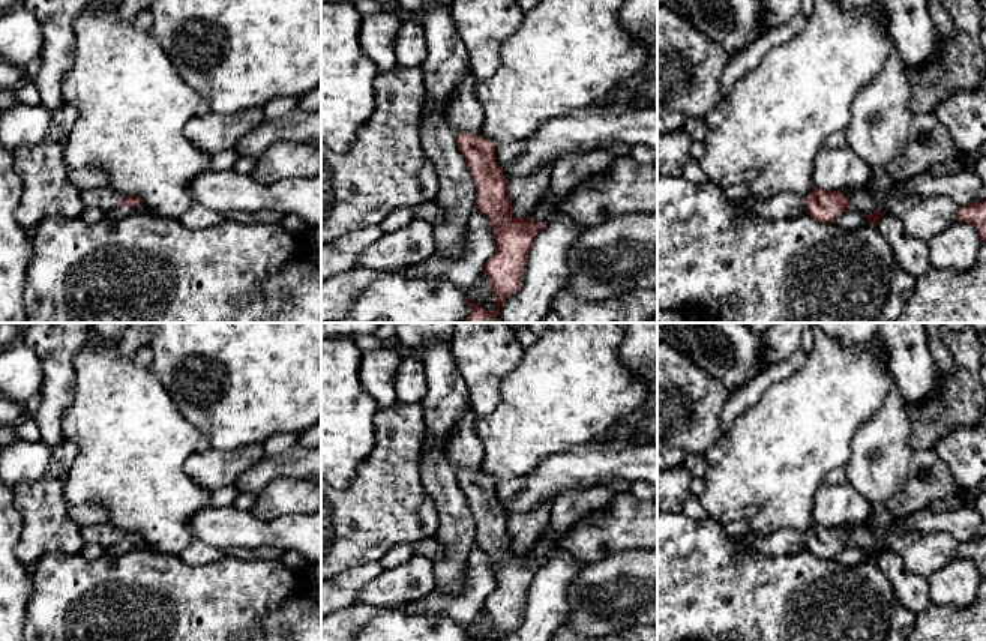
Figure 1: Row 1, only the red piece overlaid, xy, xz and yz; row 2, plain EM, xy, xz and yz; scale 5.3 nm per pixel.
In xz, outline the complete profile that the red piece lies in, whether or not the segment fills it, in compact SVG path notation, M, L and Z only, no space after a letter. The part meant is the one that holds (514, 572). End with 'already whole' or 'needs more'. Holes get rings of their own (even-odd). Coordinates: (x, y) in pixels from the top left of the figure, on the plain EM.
M473 410L462 414L450 434L446 458L458 468L458 485L474 516L474 543L492 560L497 585L486 597L483 611L492 621L495 641L503 641L518 626L534 573L546 558L533 558L530 551L513 552L507 531L509 515L495 495L495 480L480 471L485 449L474 422Z; needs more

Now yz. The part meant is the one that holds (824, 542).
M813 524L806 533L782 528L768 536L749 534L741 549L753 549L764 555L792 555L804 549L815 557L833 560L833 557L849 546L848 534L839 527Z; needs more

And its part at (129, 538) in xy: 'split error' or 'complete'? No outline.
split error

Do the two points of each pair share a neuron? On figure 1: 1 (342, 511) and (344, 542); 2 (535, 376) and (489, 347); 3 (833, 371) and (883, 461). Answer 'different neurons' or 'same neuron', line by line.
1: same neuron
2: different neurons
3: different neurons

